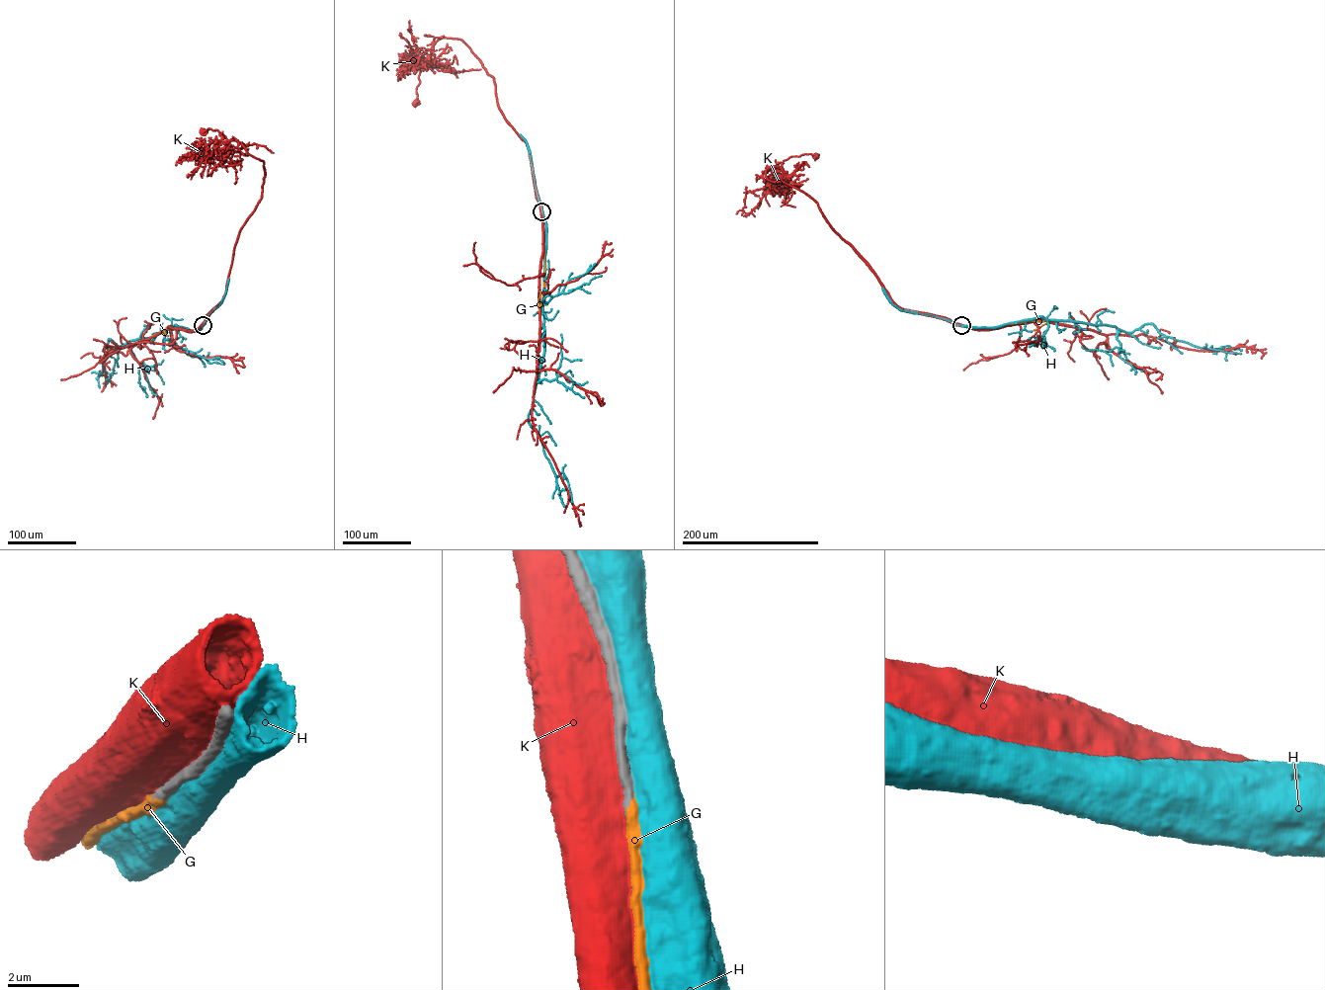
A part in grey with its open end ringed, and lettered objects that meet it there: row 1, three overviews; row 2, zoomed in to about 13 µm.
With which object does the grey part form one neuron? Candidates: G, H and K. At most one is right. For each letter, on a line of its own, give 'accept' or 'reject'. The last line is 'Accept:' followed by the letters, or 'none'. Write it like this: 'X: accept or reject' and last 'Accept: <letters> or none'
G: accept
H: reject
K: reject
Accept: G

